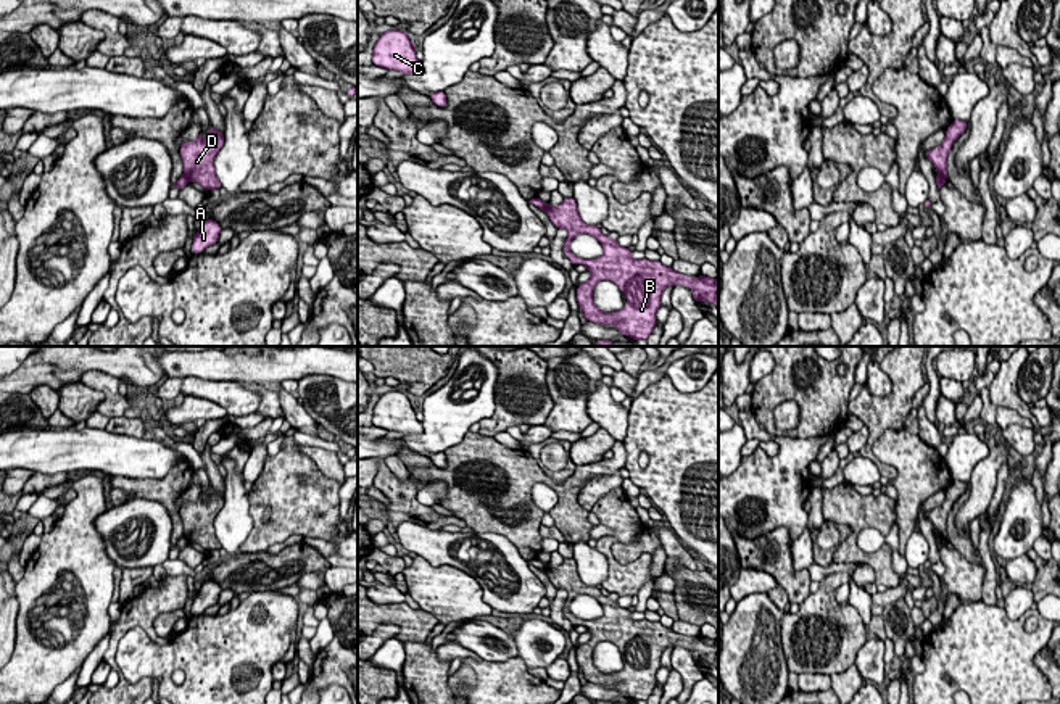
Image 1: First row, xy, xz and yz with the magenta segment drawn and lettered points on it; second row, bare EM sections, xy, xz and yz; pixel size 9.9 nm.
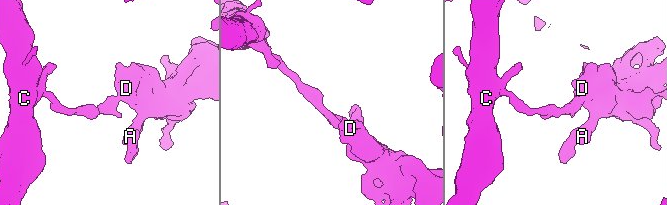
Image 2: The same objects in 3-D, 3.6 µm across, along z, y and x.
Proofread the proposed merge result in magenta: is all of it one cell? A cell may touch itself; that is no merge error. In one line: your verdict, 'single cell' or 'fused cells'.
fused cells

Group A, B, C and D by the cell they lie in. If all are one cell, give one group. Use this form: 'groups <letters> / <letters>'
groups A B D / C

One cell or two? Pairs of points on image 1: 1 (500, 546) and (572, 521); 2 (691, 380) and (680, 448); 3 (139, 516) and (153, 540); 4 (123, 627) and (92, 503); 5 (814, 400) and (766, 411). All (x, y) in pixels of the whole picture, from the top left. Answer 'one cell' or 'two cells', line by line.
1: two cells
2: two cells
3: one cell
4: two cells
5: one cell

